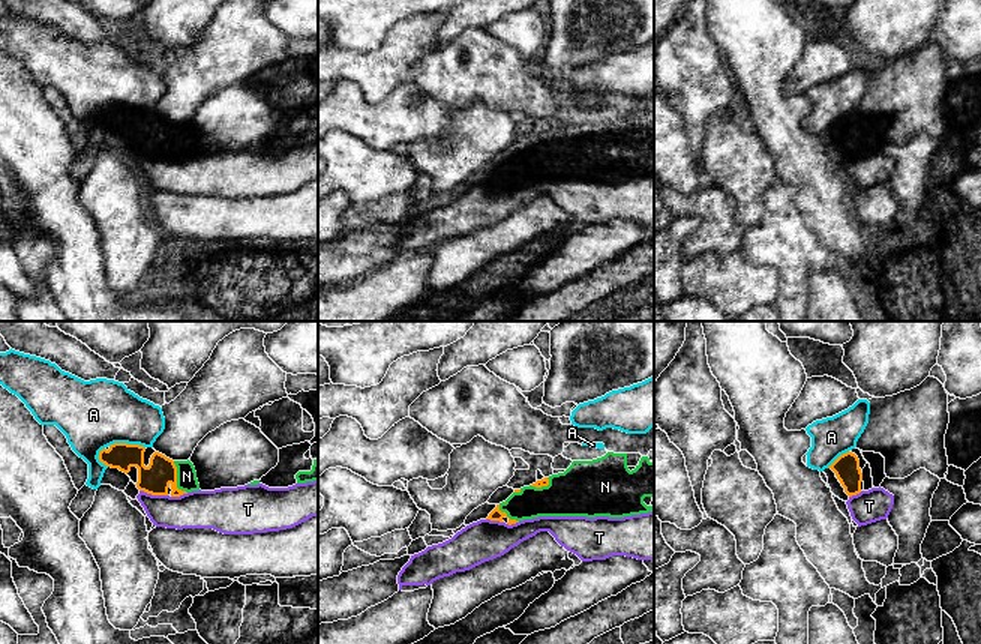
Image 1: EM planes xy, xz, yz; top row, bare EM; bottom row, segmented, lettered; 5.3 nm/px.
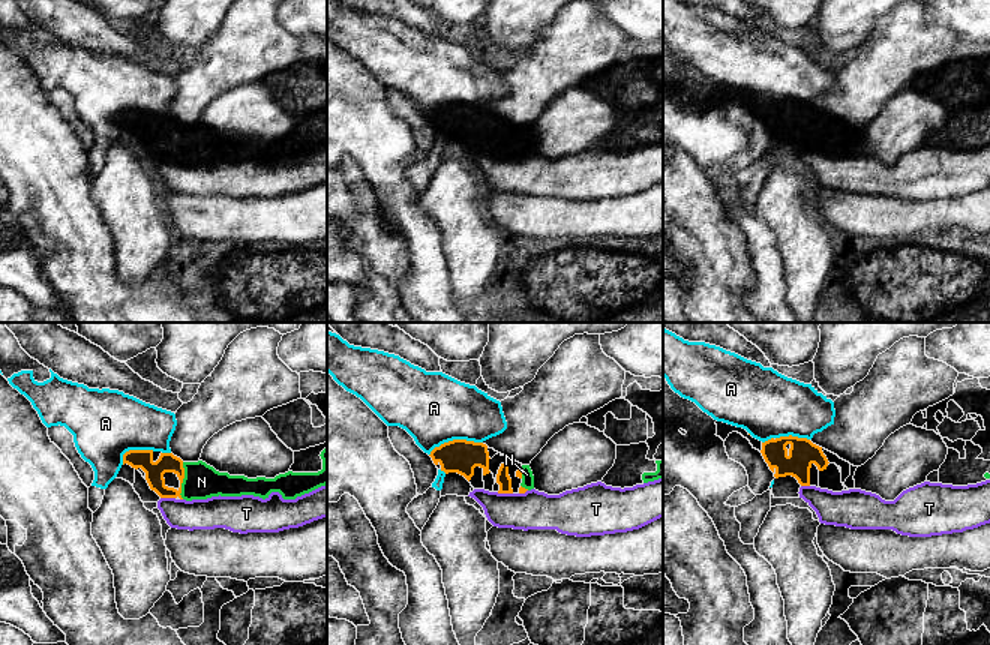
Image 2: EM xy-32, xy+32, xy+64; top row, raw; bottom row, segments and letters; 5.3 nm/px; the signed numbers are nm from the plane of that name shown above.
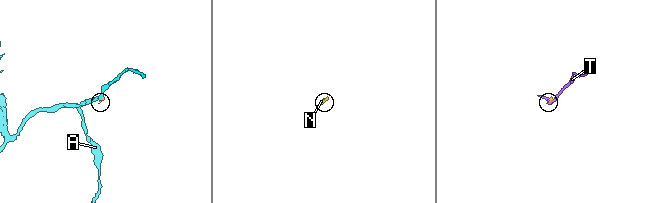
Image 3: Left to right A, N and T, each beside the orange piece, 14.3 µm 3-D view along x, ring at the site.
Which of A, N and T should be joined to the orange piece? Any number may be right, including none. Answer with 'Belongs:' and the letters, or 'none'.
Belongs: N

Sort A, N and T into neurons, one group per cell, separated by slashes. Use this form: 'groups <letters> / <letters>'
groups A / N / T

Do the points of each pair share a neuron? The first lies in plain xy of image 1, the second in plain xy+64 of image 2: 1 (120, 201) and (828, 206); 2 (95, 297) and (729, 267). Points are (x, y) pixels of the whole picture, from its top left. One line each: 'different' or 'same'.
1: different
2: different

